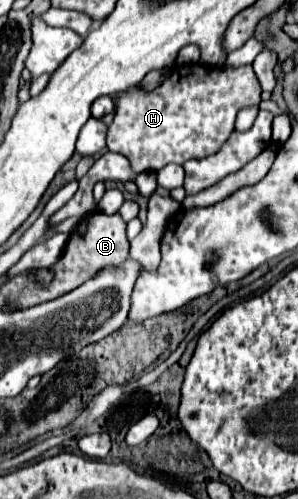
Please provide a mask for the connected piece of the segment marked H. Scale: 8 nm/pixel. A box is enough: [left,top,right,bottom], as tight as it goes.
[106,65,260,171]

